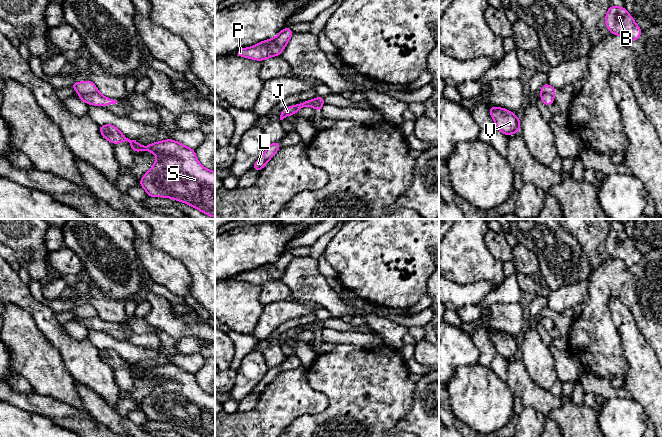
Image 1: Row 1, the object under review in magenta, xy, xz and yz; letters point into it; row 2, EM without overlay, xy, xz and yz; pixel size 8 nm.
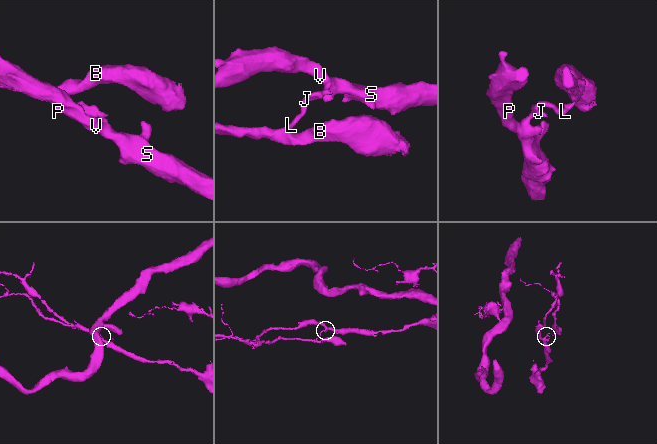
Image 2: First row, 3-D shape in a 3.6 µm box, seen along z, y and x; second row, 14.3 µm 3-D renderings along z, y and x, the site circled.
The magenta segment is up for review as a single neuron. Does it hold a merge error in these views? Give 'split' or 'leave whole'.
split

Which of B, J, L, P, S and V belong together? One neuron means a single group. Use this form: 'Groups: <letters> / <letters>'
Groups: B L / J P S V

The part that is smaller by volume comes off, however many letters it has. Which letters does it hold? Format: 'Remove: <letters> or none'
Remove: B, L

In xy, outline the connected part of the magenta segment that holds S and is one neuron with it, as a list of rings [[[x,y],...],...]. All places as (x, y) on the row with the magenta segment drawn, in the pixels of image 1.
[[[112,124],[99,126],[99,131],[112,144],[128,141],[132,152],[149,151],[158,156],[152,168],[139,180],[149,197],[166,197],[182,201],[215,218],[215,172],[199,163],[195,150],[172,139],[141,146],[136,140],[126,138]]]

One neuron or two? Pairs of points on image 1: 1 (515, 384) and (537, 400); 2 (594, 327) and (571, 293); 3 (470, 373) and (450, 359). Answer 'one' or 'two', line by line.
1: one
2: two
3: two

